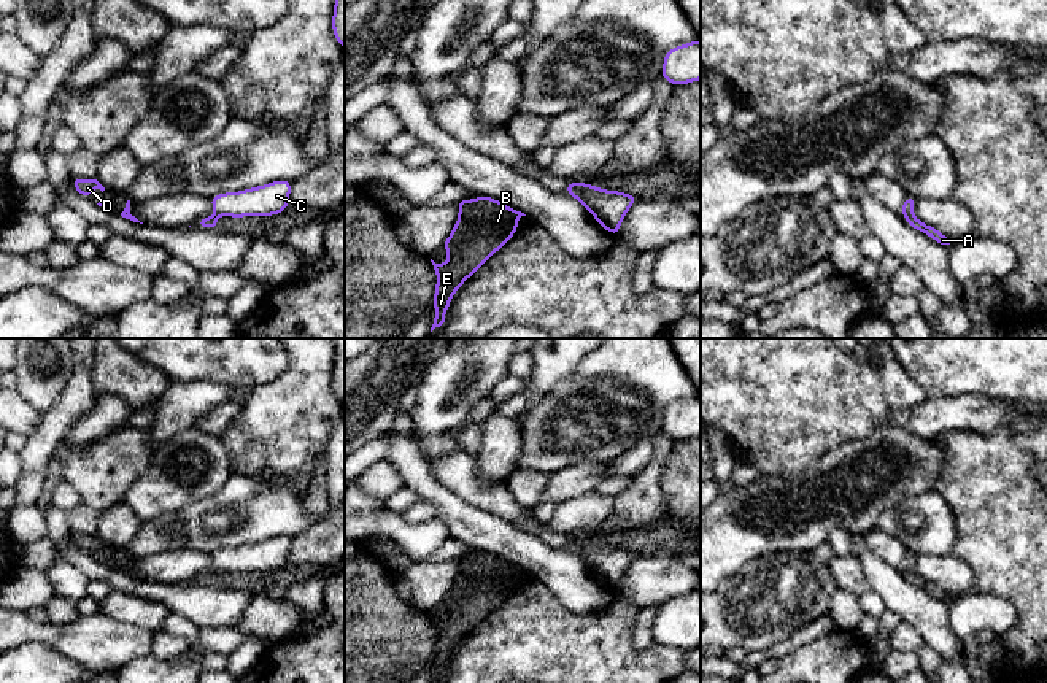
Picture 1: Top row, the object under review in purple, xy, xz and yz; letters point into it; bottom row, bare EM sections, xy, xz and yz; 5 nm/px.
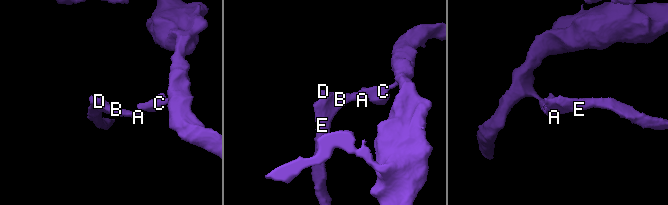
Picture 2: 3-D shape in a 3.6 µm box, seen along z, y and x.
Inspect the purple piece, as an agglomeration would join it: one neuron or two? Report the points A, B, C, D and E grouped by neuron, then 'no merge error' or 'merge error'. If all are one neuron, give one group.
A B D E / C | merge error

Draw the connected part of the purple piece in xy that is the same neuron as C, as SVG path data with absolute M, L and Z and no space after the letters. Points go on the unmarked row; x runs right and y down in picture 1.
M276 535L269 540L243 545L238 548L222 548L210 553L216 572L273 572L288 565L292 538Z

